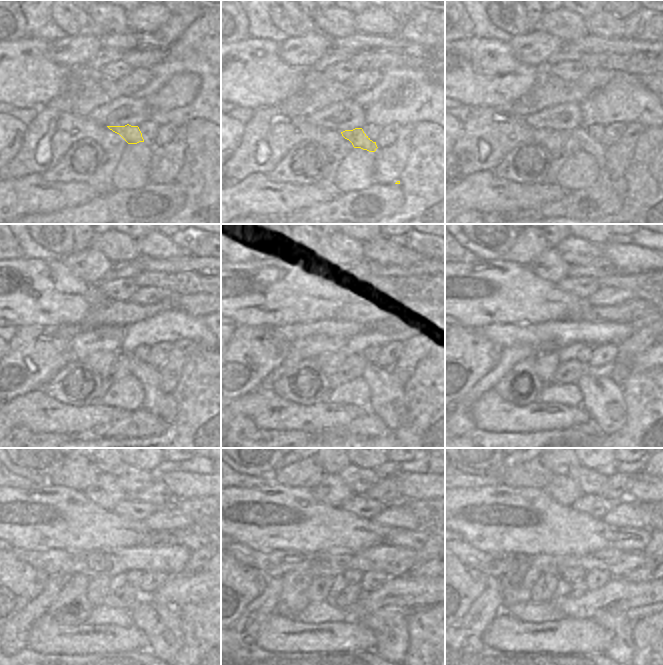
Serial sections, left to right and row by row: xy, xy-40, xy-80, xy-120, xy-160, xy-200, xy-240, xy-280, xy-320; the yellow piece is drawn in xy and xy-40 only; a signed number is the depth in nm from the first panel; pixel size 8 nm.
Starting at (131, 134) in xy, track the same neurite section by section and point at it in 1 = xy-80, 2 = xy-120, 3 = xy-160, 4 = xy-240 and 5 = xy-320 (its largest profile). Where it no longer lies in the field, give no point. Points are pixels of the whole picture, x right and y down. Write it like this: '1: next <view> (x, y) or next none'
1: next xy-80 (586, 143)
2: next xy-120 (164, 406)
3: next xy-160 (386, 401)
4: next xy-240 (161, 623)
5: next xy-320 (621, 649)

